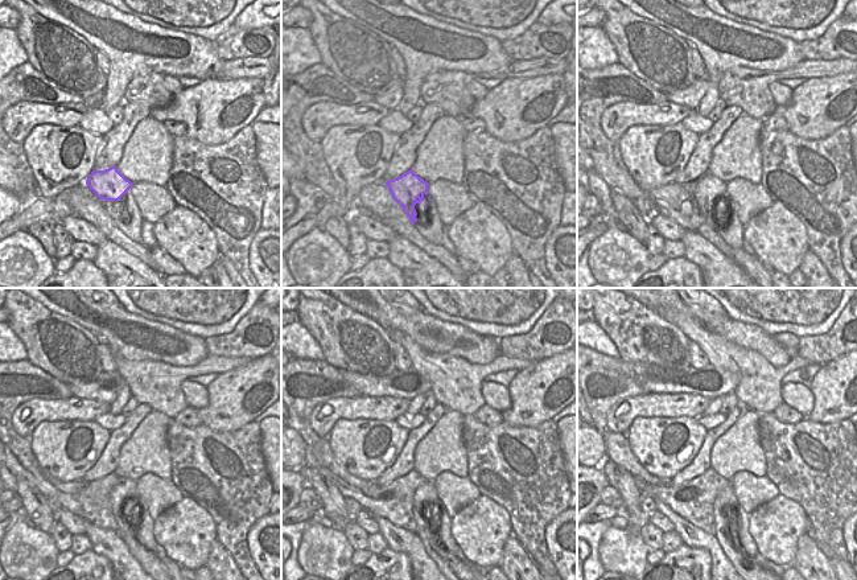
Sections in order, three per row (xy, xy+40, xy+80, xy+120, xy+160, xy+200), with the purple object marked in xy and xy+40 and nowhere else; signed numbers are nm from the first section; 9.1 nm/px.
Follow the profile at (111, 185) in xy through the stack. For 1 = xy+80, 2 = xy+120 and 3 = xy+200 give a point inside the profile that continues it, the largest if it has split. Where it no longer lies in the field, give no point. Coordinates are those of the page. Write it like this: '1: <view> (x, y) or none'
1: xy+80 (708, 189)
2: xy+120 (126, 488)
3: xy+200 (725, 501)

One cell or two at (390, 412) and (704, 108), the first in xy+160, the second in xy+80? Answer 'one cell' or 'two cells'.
two cells

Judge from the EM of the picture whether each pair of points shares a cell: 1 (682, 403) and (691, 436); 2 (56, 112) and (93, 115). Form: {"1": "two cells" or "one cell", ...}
{"1": "two cells", "2": "two cells"}

